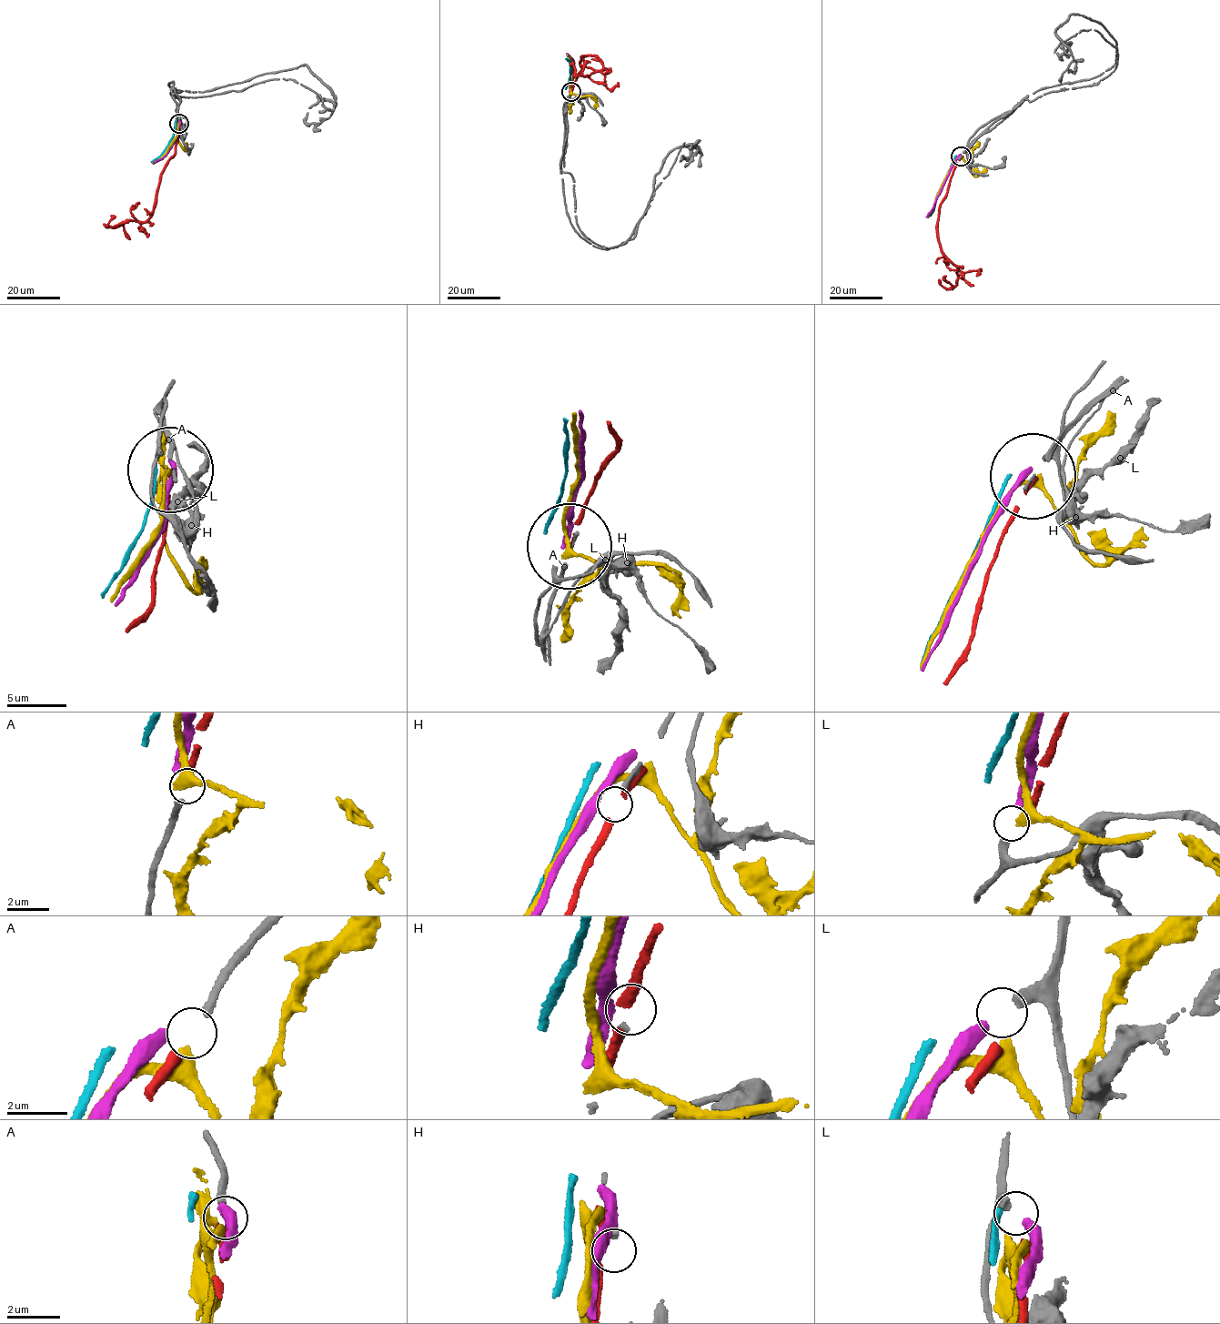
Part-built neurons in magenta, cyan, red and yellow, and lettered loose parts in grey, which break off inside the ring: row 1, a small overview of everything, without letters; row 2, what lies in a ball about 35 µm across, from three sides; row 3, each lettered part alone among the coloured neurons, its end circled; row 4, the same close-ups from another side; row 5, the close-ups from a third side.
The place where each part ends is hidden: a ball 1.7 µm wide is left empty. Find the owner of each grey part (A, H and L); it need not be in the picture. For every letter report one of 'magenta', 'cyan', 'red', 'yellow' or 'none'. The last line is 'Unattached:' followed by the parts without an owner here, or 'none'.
A: red
H: none
L: magenta
Unattached: H

